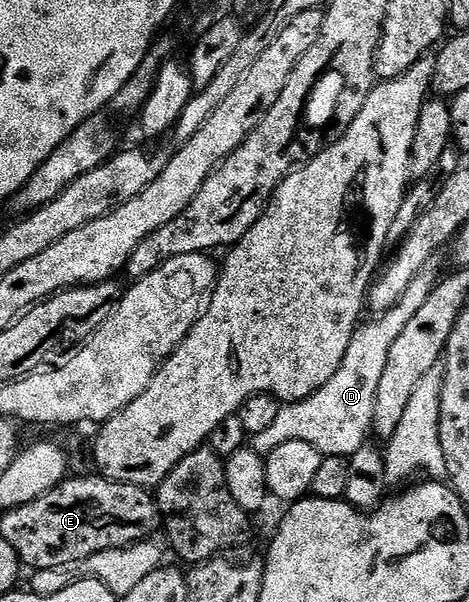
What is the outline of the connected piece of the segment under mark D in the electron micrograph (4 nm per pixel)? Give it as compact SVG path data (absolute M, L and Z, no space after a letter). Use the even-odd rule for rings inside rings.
M433 260L424 265L422 272L418 272L418 276L414 276L414 281L407 286L402 300L398 300L398 304L394 308L390 308L385 314L375 315L371 319L373 322L365 321L357 326L354 336L350 340L350 348L346 348L346 356L342 356L342 364L338 367L338 372L334 372L334 377L327 384L322 384L322 388L318 388L318 392L314 392L314 396L301 402L289 402L281 405L278 417L271 422L270 428L251 435L250 449L266 456L270 452L274 452L274 448L278 448L278 444L286 444L286 440L306 440L306 444L314 444L314 448L318 448L318 452L326 458L338 456L348 459L354 452L358 452L358 448L362 448L373 433L372 421L374 420L374 404L378 396L378 383L383 370L386 369L390 348L394 344L394 340L398 340L398 335L405 330L406 323L422 309L422 304L426 304L430 292L434 292L436 283L442 277L438 263L439 261Z

